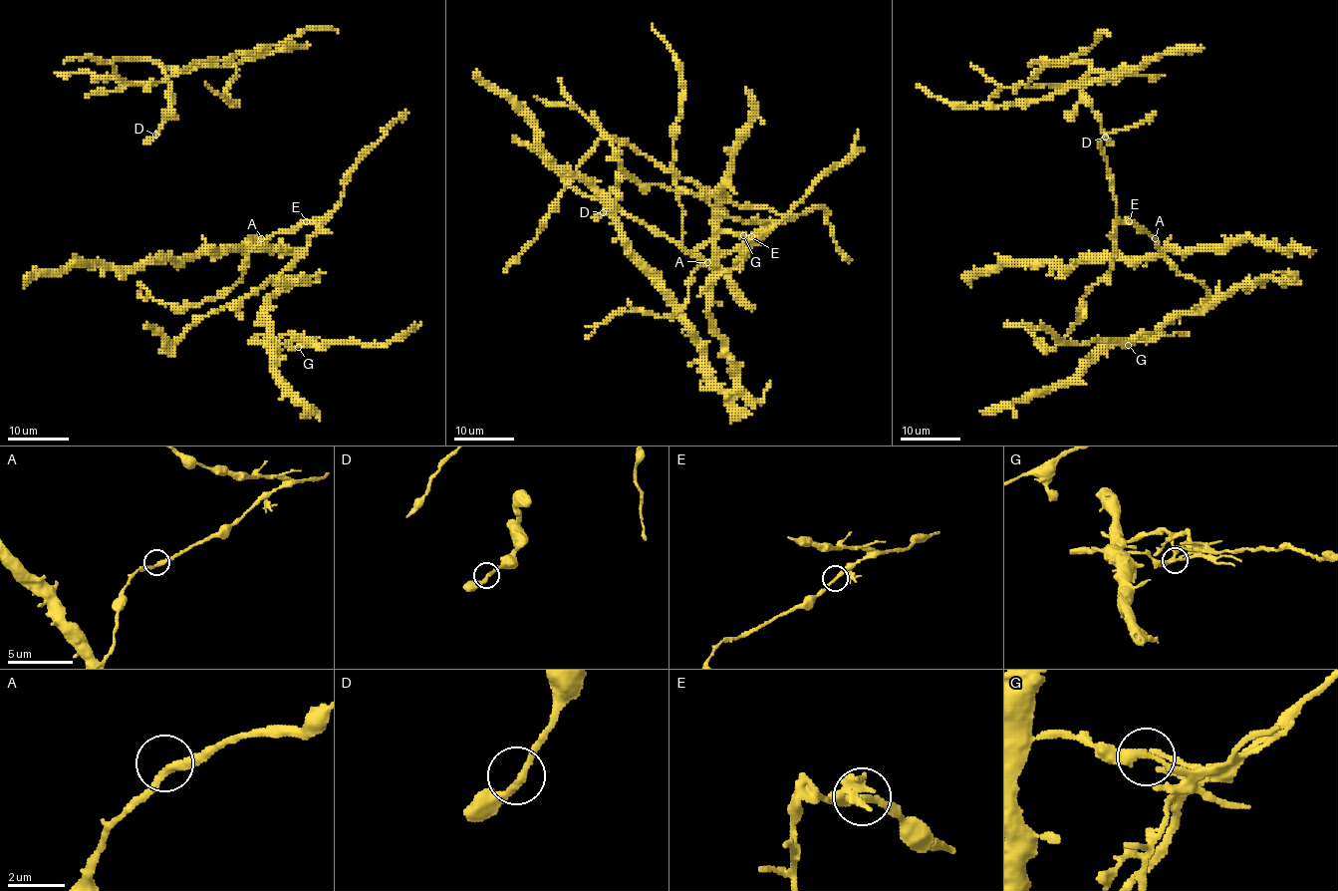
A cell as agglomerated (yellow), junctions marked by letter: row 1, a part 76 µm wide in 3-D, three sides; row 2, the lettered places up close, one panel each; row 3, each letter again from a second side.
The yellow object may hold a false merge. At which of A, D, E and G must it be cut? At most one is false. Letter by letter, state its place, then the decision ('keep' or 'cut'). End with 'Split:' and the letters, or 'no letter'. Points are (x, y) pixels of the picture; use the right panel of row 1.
A: place (1155, 238); keep
D: place (1105, 137); keep
E: place (1129, 221); keep
G: place (1128, 345); cut
Split: G

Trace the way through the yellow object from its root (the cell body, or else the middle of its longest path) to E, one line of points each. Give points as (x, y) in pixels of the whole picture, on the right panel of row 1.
E: (1155, 239), (1129, 221)

